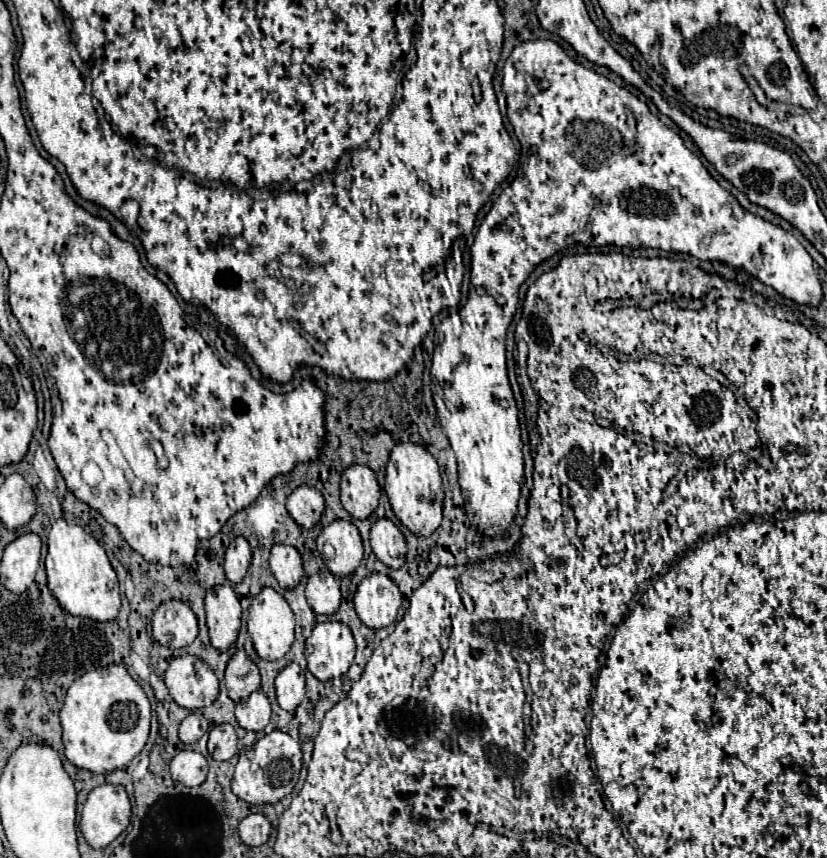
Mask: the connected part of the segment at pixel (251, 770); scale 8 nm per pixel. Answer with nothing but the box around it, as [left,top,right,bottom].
[231,731,301,805]

